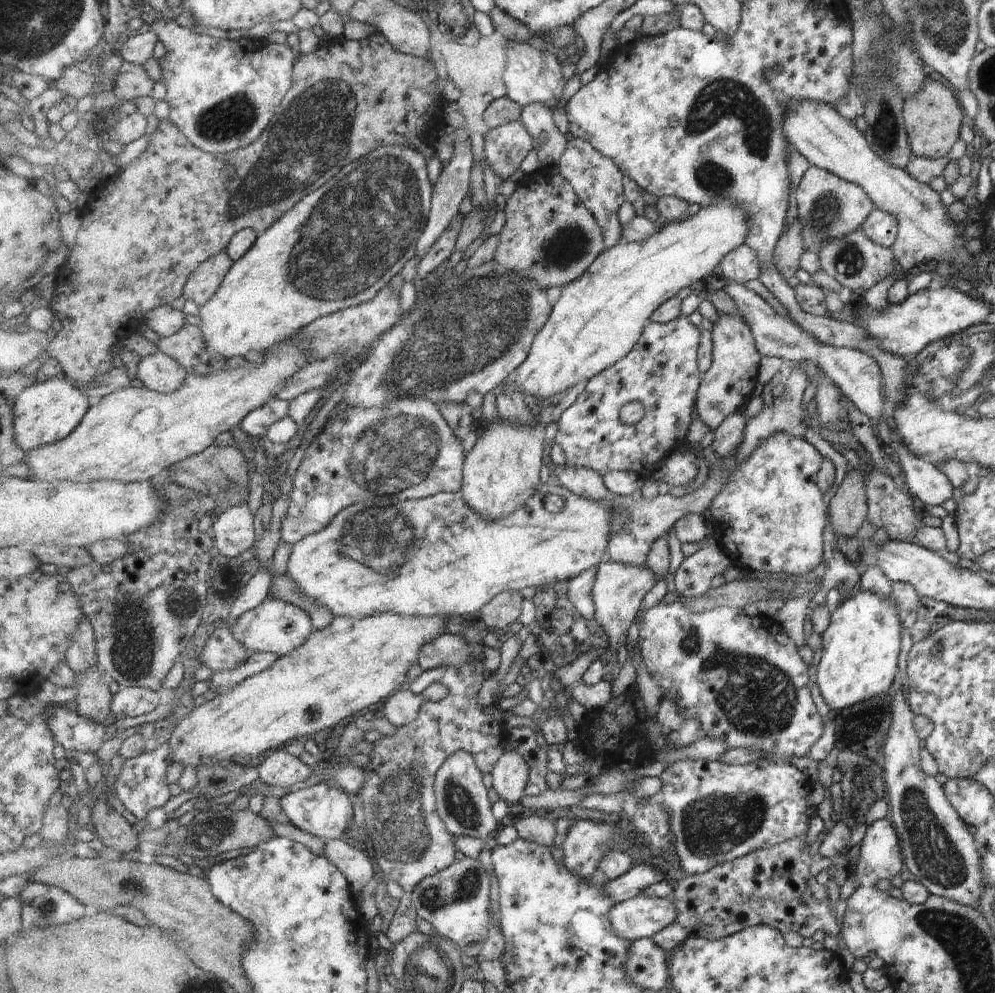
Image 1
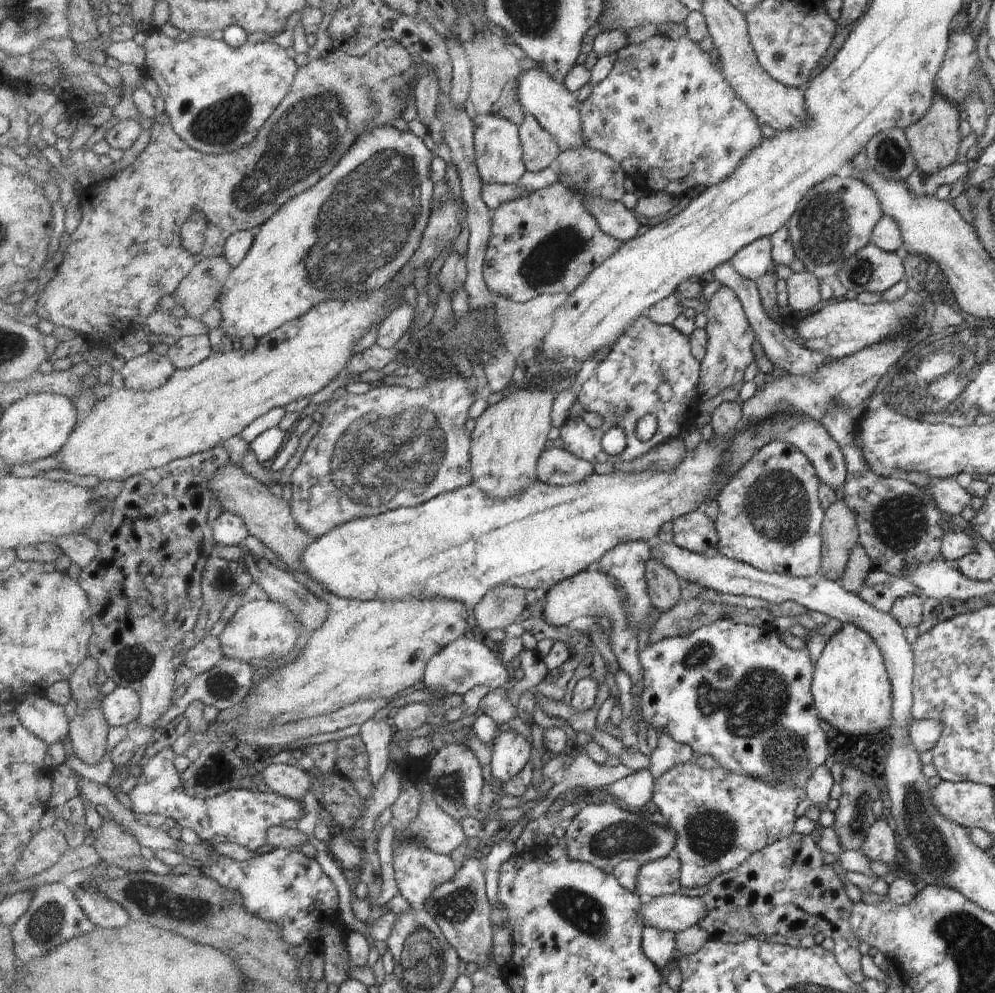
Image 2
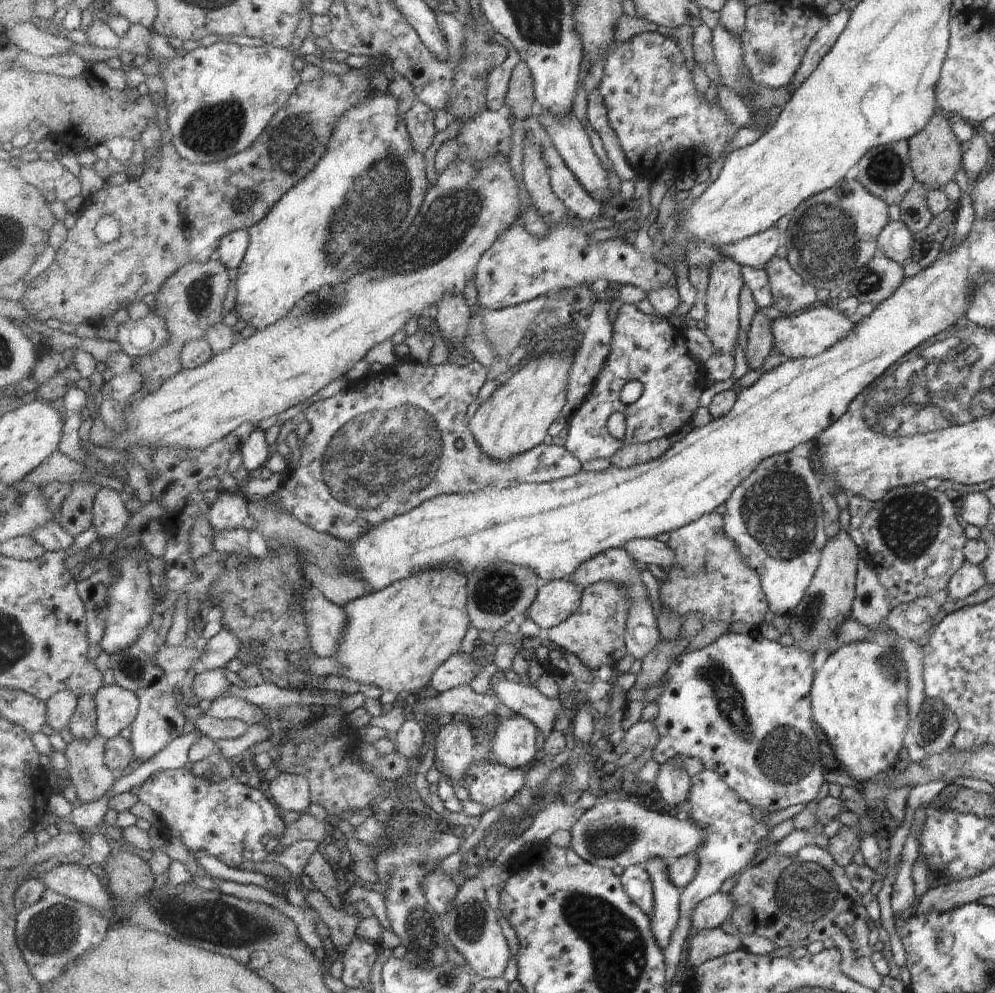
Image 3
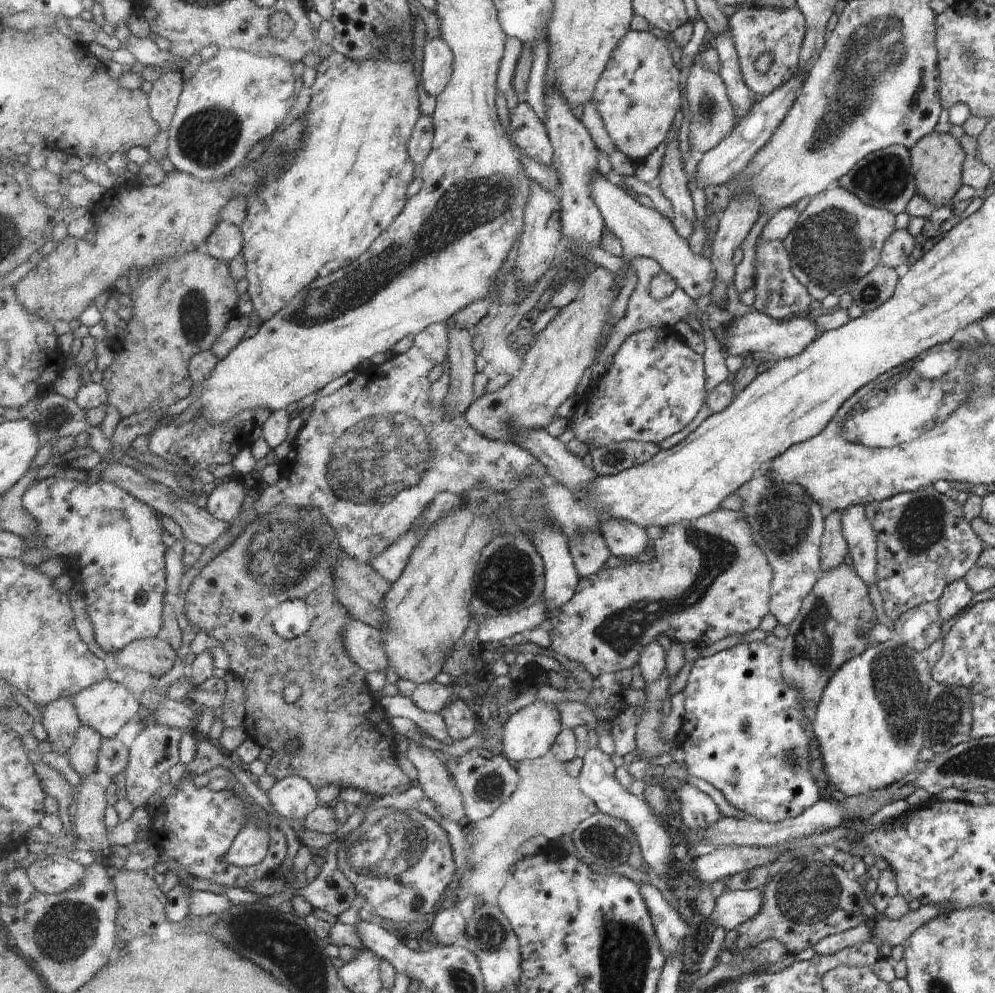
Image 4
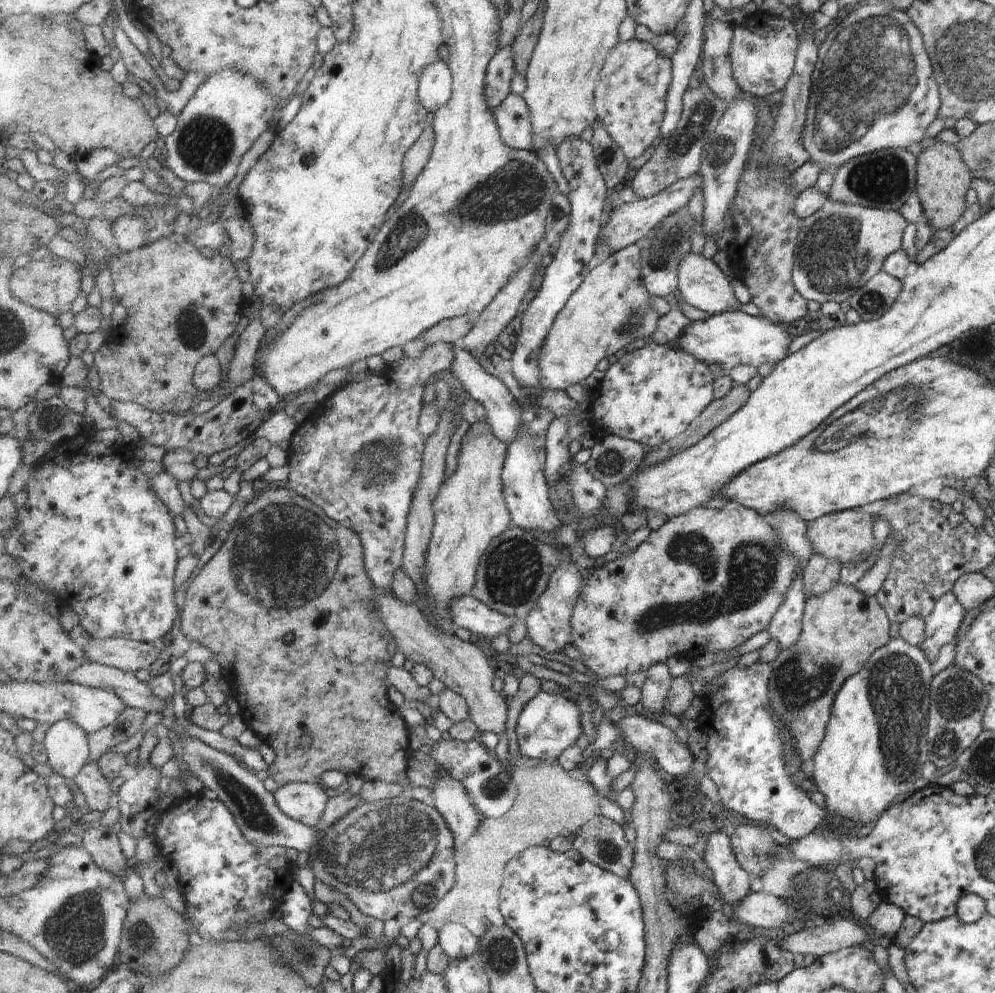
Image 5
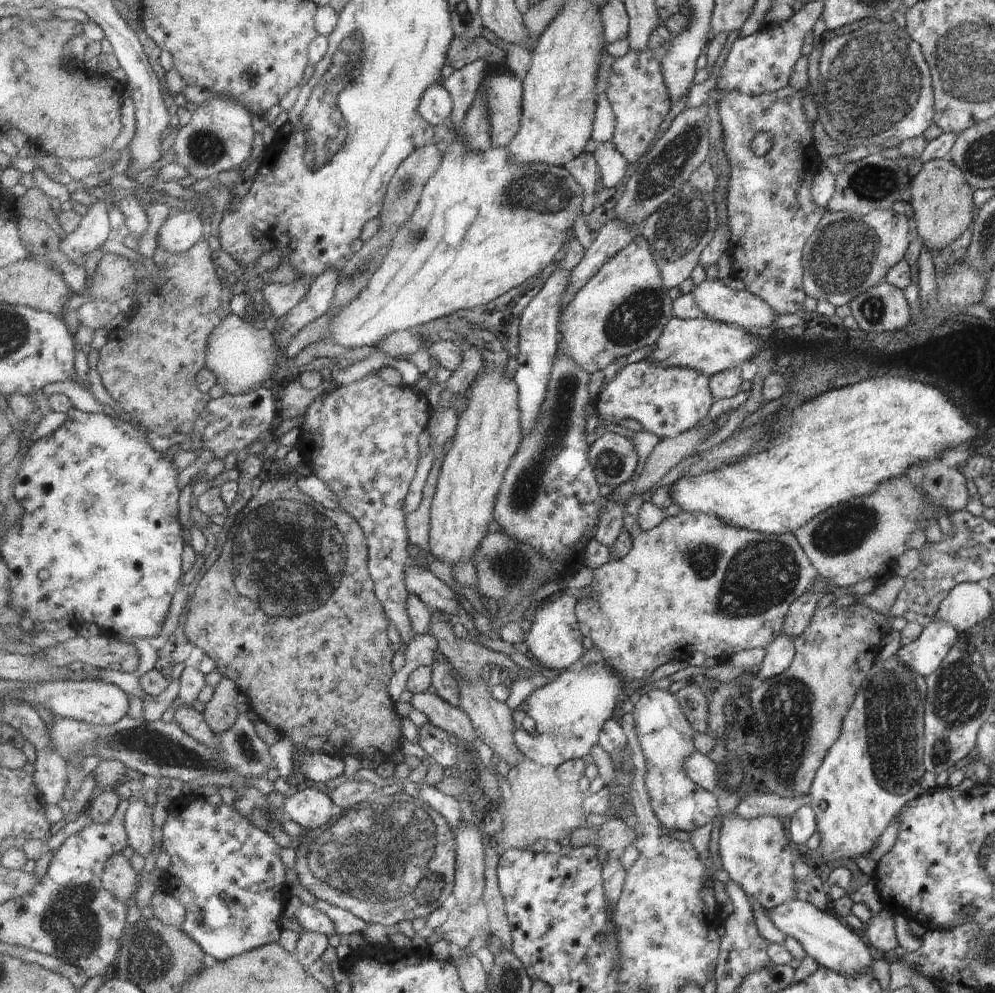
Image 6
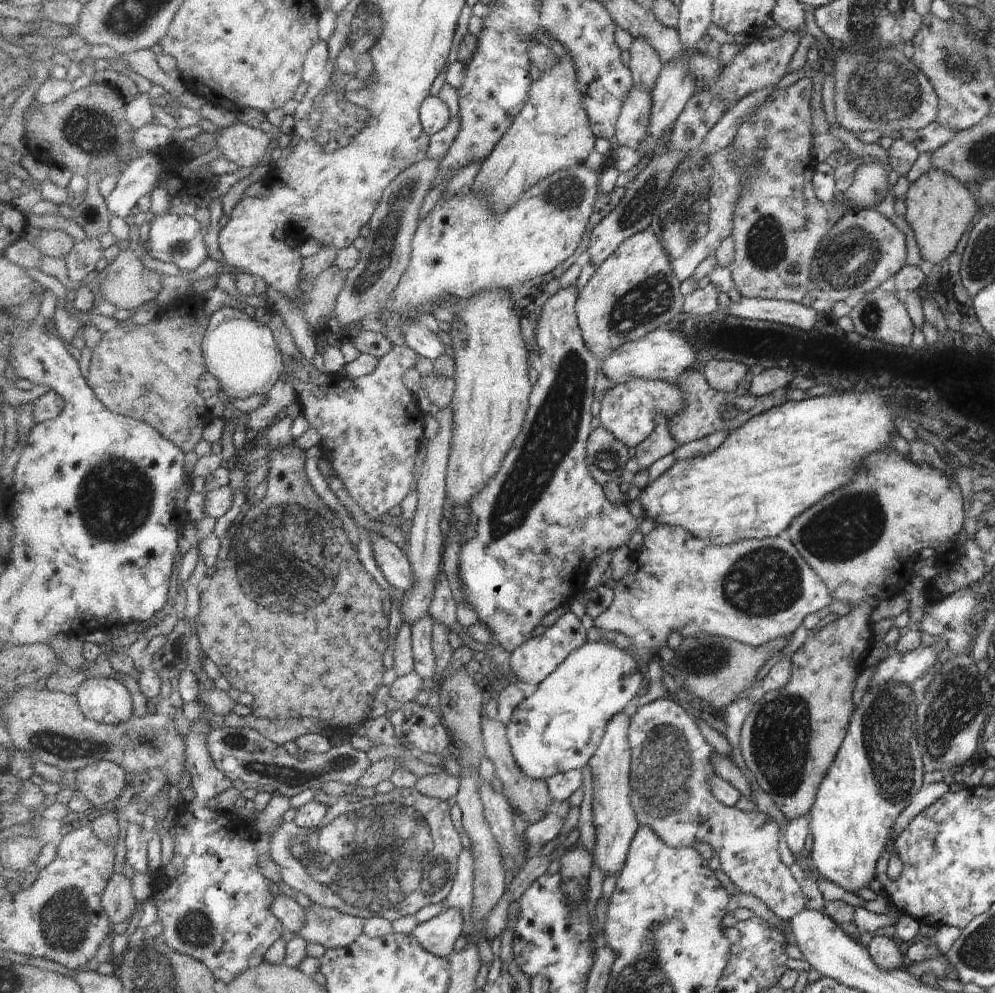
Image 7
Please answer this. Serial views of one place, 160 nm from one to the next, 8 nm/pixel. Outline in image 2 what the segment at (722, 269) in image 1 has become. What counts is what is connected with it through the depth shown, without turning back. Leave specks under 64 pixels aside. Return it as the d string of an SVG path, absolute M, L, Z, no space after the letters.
M765 237L745 246L732 260L733 268L757 283L757 278L766 274L772 267L770 240Z

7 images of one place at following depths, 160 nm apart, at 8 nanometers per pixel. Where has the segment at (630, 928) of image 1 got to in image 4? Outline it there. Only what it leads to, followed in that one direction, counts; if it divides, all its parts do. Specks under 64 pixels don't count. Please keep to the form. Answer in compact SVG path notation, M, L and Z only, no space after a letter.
M757 889L727 890L716 900L716 909L709 917L712 924L725 930L737 930L757 916L762 905L762 894Z

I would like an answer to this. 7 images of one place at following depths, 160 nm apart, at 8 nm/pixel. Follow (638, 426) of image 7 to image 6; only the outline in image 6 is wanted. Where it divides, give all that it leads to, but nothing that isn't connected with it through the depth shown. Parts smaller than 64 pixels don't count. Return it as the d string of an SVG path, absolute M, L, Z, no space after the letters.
M651 358L630 363L616 374L601 393L597 413L605 423L618 425L623 420L636 420L645 431L659 439L675 438L699 424L715 404L710 389L710 376L693 369L665 368Z

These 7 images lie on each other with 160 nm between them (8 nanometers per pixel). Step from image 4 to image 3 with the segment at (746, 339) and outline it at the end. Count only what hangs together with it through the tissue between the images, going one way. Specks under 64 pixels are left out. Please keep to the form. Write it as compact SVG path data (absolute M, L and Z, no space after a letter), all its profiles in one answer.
M826 303L824 306L811 308L805 312L799 312L795 316L779 317L771 322L771 334L773 334L773 347L777 352L781 352L785 358L795 359L802 357L813 357L821 354L841 340L847 332L853 330L853 326L861 317L846 316L835 309L833 303Z

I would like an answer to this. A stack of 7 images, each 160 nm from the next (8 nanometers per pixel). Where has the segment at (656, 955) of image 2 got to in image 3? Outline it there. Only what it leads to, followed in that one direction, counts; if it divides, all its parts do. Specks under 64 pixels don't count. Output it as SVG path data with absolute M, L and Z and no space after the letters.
M653 858L643 865L653 884L655 892L655 914L651 918L651 930L659 944L659 948L665 952L665 948L671 944L673 932L679 928L681 890L671 882L671 876L667 874L667 864L663 858Z

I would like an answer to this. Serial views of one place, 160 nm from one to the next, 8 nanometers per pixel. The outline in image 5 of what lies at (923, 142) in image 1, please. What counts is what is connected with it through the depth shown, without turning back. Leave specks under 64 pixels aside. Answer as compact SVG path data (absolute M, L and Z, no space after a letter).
M934 141L921 152L916 152L914 194L931 229L941 230L951 226L965 210L965 193L971 183L969 170L963 164L961 154L949 143Z

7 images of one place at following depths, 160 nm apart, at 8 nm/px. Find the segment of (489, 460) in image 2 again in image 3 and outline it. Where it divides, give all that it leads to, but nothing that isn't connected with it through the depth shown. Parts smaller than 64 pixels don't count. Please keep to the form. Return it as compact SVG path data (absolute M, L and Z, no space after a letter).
M563 342L553 354L531 360L480 404L468 422L477 444L489 458L495 462L509 462L545 442L547 430L567 404L567 382L578 349L575 343Z

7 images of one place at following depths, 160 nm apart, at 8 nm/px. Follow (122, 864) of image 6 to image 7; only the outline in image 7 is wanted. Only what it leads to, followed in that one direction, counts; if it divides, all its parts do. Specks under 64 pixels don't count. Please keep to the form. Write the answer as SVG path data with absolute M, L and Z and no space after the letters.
M121 873L113 874L104 892L102 905L112 923L128 922L139 909L133 892L133 881Z

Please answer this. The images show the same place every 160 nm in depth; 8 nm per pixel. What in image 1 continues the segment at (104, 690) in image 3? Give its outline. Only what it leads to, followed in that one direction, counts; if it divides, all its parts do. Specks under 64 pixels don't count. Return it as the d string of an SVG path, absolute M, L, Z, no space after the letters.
M145 687L120 688L112 700L112 714L115 718L141 716L159 706L159 694Z

